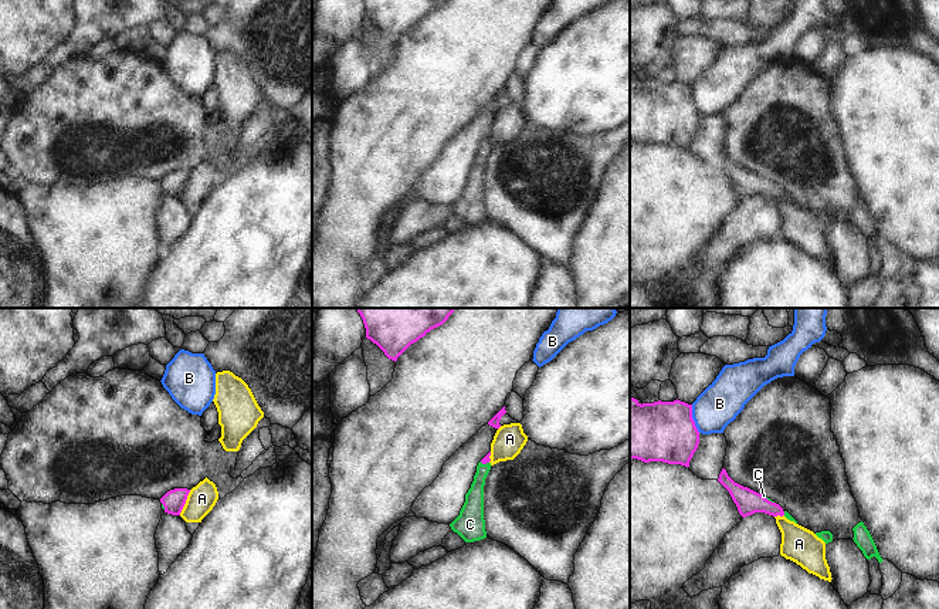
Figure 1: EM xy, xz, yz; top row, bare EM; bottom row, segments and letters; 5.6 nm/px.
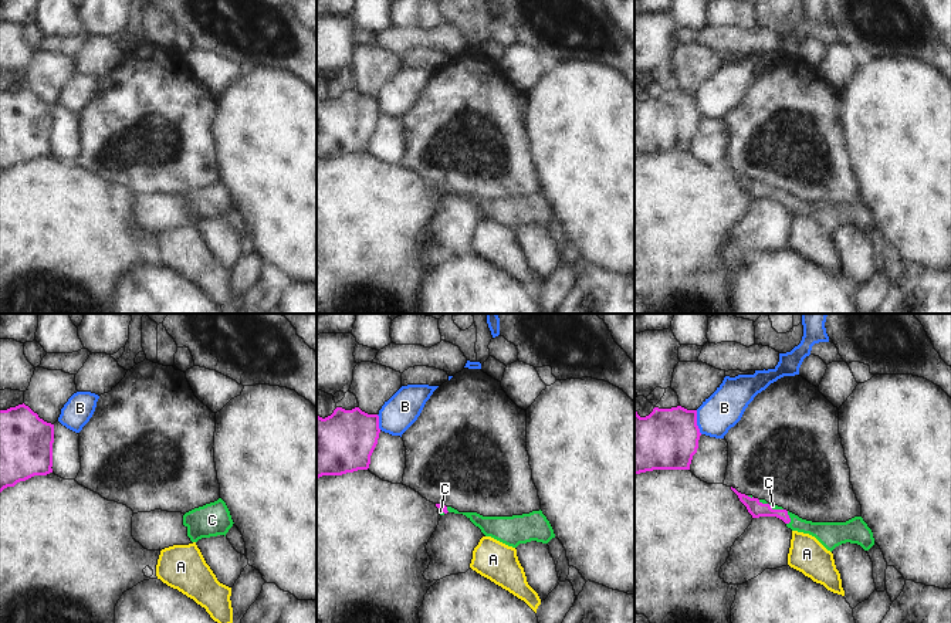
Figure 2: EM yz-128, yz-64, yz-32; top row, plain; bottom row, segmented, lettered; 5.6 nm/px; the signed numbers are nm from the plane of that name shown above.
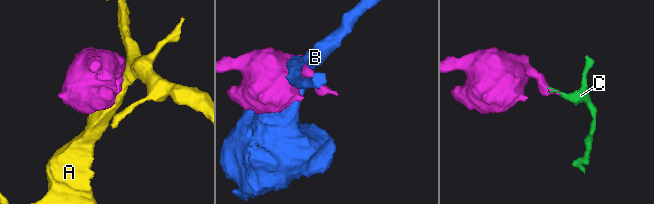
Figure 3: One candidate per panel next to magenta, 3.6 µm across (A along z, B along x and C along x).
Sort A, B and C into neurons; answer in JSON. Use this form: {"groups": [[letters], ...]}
{"groups": [["A"], ["B"], ["C"]]}

